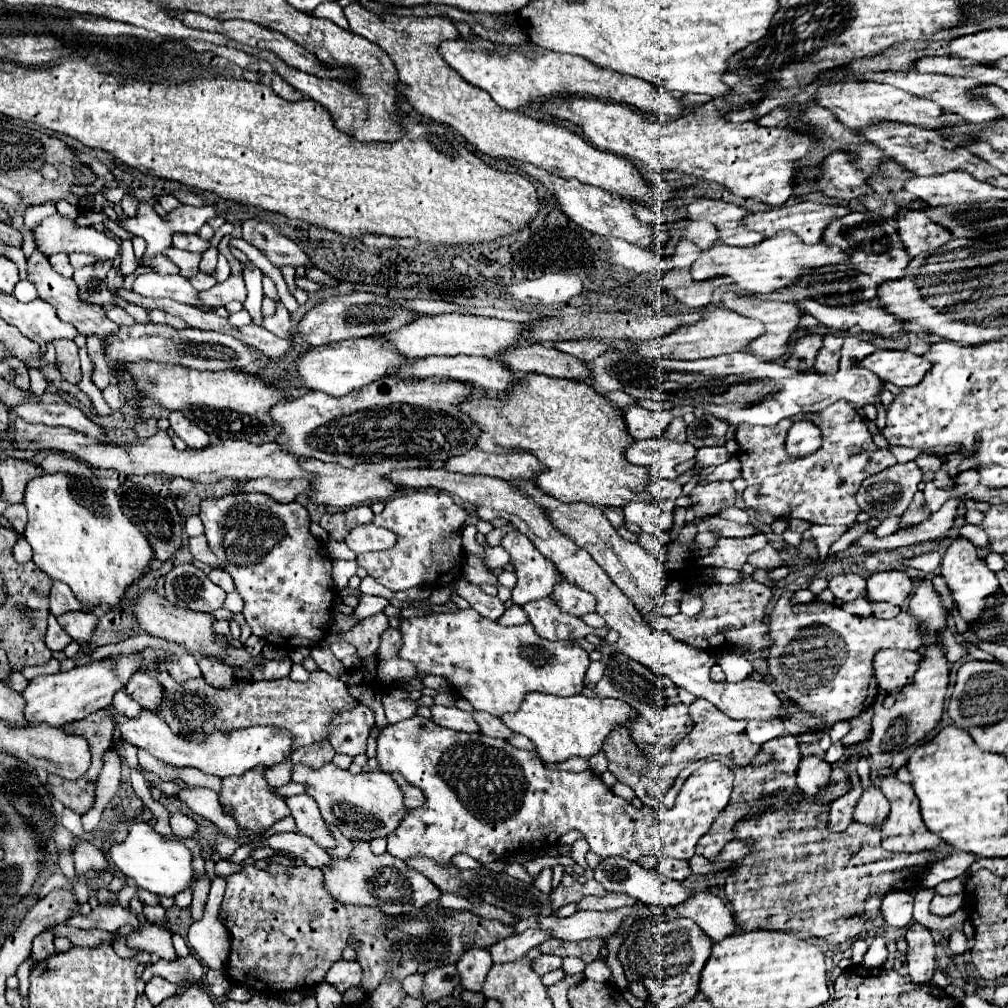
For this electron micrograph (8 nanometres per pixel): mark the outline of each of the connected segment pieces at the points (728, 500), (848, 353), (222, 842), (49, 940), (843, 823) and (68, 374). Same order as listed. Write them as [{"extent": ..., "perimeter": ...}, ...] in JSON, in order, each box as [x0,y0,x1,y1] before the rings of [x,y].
[{"extent":[689,482,735,524],"perimeter":[[[709,482],[695,486],[689,494],[695,510],[695,524],[701,524],[709,516],[717,516],[723,508],[735,506],[735,490],[731,482]]]},{"extent":[840,336,875,368],"perimeter":[[[845,336],[841,348],[840,365],[843,368],[853,368],[859,360],[875,351],[875,346],[867,341],[859,340],[855,336]]]},{"extent":[217,832,239,860],"perimeter":[[[219,832],[219,834],[217,834],[217,852],[219,852],[219,856],[221,856],[221,858],[225,858],[225,860],[227,860],[227,858],[237,850],[237,848],[239,848],[239,844],[237,844],[235,840],[231,840],[231,838],[229,838],[229,836],[225,836],[223,832]]]},{"extent":[31,930,55,962],"perimeter":[[[43,930],[43,932],[33,940],[33,952],[31,952],[31,958],[33,958],[35,962],[47,960],[49,956],[55,954],[53,938],[55,938],[55,934],[53,934],[51,930]]]},{"extent":[829,786,863,834],"perimeter":[[[859,786],[857,792],[847,792],[845,796],[837,798],[831,802],[831,810],[829,810],[829,830],[833,834],[841,834],[847,830],[847,826],[853,822],[853,808],[857,804],[857,800],[861,798],[863,788]]]},{"extent":[53,340,81,384],"perimeter":[[[55,340],[53,342],[57,348],[57,358],[55,362],[59,364],[59,368],[63,368],[63,378],[78,384],[81,370],[79,370],[79,354],[77,354],[77,346],[73,340]]]}]

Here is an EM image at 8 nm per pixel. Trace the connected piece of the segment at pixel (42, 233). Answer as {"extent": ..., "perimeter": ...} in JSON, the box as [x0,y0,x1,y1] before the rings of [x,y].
{"extent":[31,214,121,260],"perimeter":[[[53,214],[41,220],[31,230],[31,234],[37,250],[43,256],[51,256],[57,252],[83,252],[91,254],[95,260],[115,260],[121,254],[121,246],[117,240],[109,238],[103,232],[97,232],[93,226],[79,226],[75,220],[61,214]]]}

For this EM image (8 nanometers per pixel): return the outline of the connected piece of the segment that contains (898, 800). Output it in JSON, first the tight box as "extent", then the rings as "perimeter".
{"extent":[881,776,943,852],"perimeter":[[[887,776],[881,780],[881,790],[891,804],[887,824],[881,828],[881,846],[889,852],[923,852],[923,850],[937,852],[943,846],[943,840],[939,840],[939,836],[929,832],[927,826],[923,824],[919,814],[919,800],[913,792],[913,786],[899,782],[895,776]]]}

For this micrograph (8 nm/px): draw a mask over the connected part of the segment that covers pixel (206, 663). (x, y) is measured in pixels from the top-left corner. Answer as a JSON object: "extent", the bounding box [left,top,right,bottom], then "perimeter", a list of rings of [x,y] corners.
{"extent":[199,658,235,688],"perimeter":[[[201,658],[199,666],[201,666],[201,672],[205,676],[205,682],[215,686],[215,688],[229,688],[235,682],[235,672],[231,668],[227,668],[225,664]]]}

